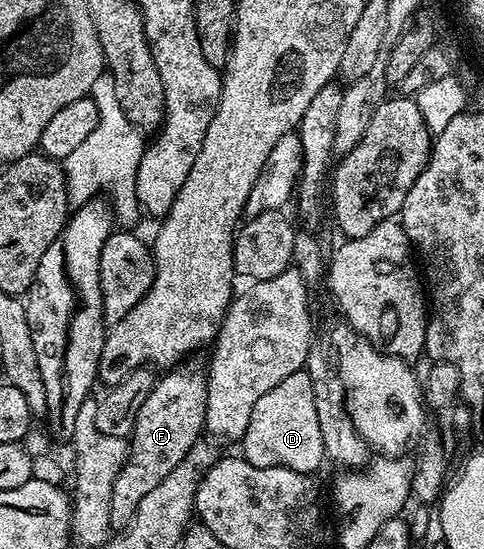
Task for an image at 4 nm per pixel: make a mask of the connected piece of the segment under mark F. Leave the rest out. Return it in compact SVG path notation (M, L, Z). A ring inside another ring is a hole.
M172 368L167 371L165 378L161 377L156 385L152 387L151 392L146 396L146 400L140 405L138 416L134 419L136 431L130 435L130 445L128 448L128 457L125 460L124 467L114 482L114 488L111 492L111 510L109 527L116 532L127 530L130 523L133 522L134 512L146 496L146 492L151 492L174 472L181 460L192 450L194 443L201 441L204 430L204 422L208 418L208 379L205 371L200 370L180 370L184 368Z

